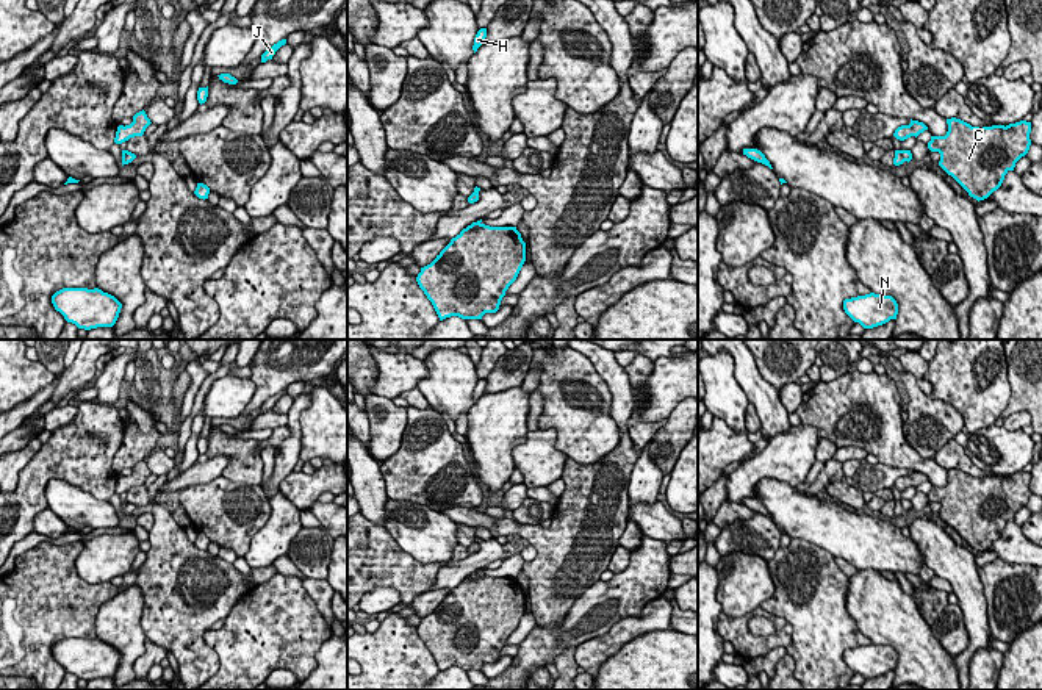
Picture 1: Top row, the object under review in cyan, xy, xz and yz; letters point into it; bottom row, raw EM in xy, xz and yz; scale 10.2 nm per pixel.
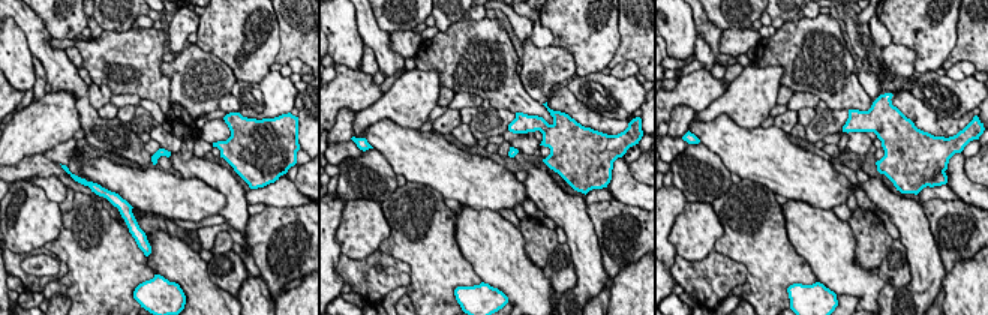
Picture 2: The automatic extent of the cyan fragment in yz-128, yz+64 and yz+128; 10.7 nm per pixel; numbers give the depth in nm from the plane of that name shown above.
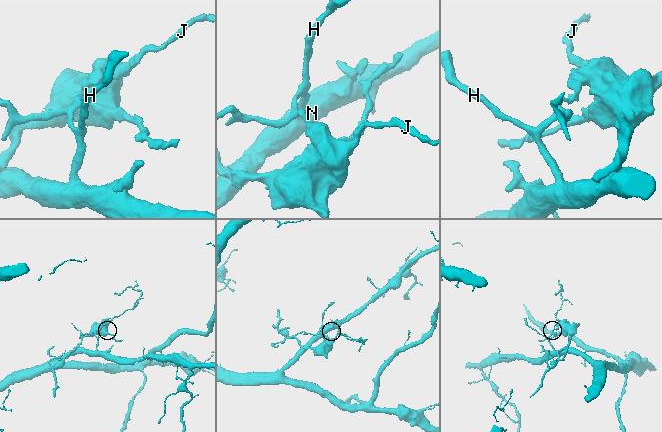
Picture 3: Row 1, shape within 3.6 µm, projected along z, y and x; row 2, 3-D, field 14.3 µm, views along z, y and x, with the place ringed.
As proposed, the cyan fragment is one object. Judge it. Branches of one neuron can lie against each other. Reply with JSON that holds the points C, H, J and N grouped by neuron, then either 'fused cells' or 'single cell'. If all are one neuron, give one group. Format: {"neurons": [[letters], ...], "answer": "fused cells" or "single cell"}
{"neurons": [["C", "J"], ["H", "N"]], "answer": "fused cells"}

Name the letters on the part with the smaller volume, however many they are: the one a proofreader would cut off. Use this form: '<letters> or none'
C, J

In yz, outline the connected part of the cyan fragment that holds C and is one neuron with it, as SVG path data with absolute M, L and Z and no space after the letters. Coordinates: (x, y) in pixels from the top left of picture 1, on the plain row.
M951 468L947 469L948 482L945 487L931 487L928 499L940 504L939 516L951 526L970 548L987 549L997 541L1004 526L1014 521L1015 513L1029 501L1031 473L1020 471L1009 476L972 477L970 474Z

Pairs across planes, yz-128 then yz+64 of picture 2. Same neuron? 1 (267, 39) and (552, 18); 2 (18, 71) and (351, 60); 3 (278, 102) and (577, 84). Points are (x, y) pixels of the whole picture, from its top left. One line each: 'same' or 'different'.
1: same
2: same
3: same

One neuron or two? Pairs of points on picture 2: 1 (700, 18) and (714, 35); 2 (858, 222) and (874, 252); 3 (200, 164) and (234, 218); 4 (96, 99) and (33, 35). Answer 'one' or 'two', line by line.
1: one
2: one
3: one
4: two

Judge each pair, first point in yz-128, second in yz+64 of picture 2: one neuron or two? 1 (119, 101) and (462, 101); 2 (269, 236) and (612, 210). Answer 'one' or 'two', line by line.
1: one
2: one

